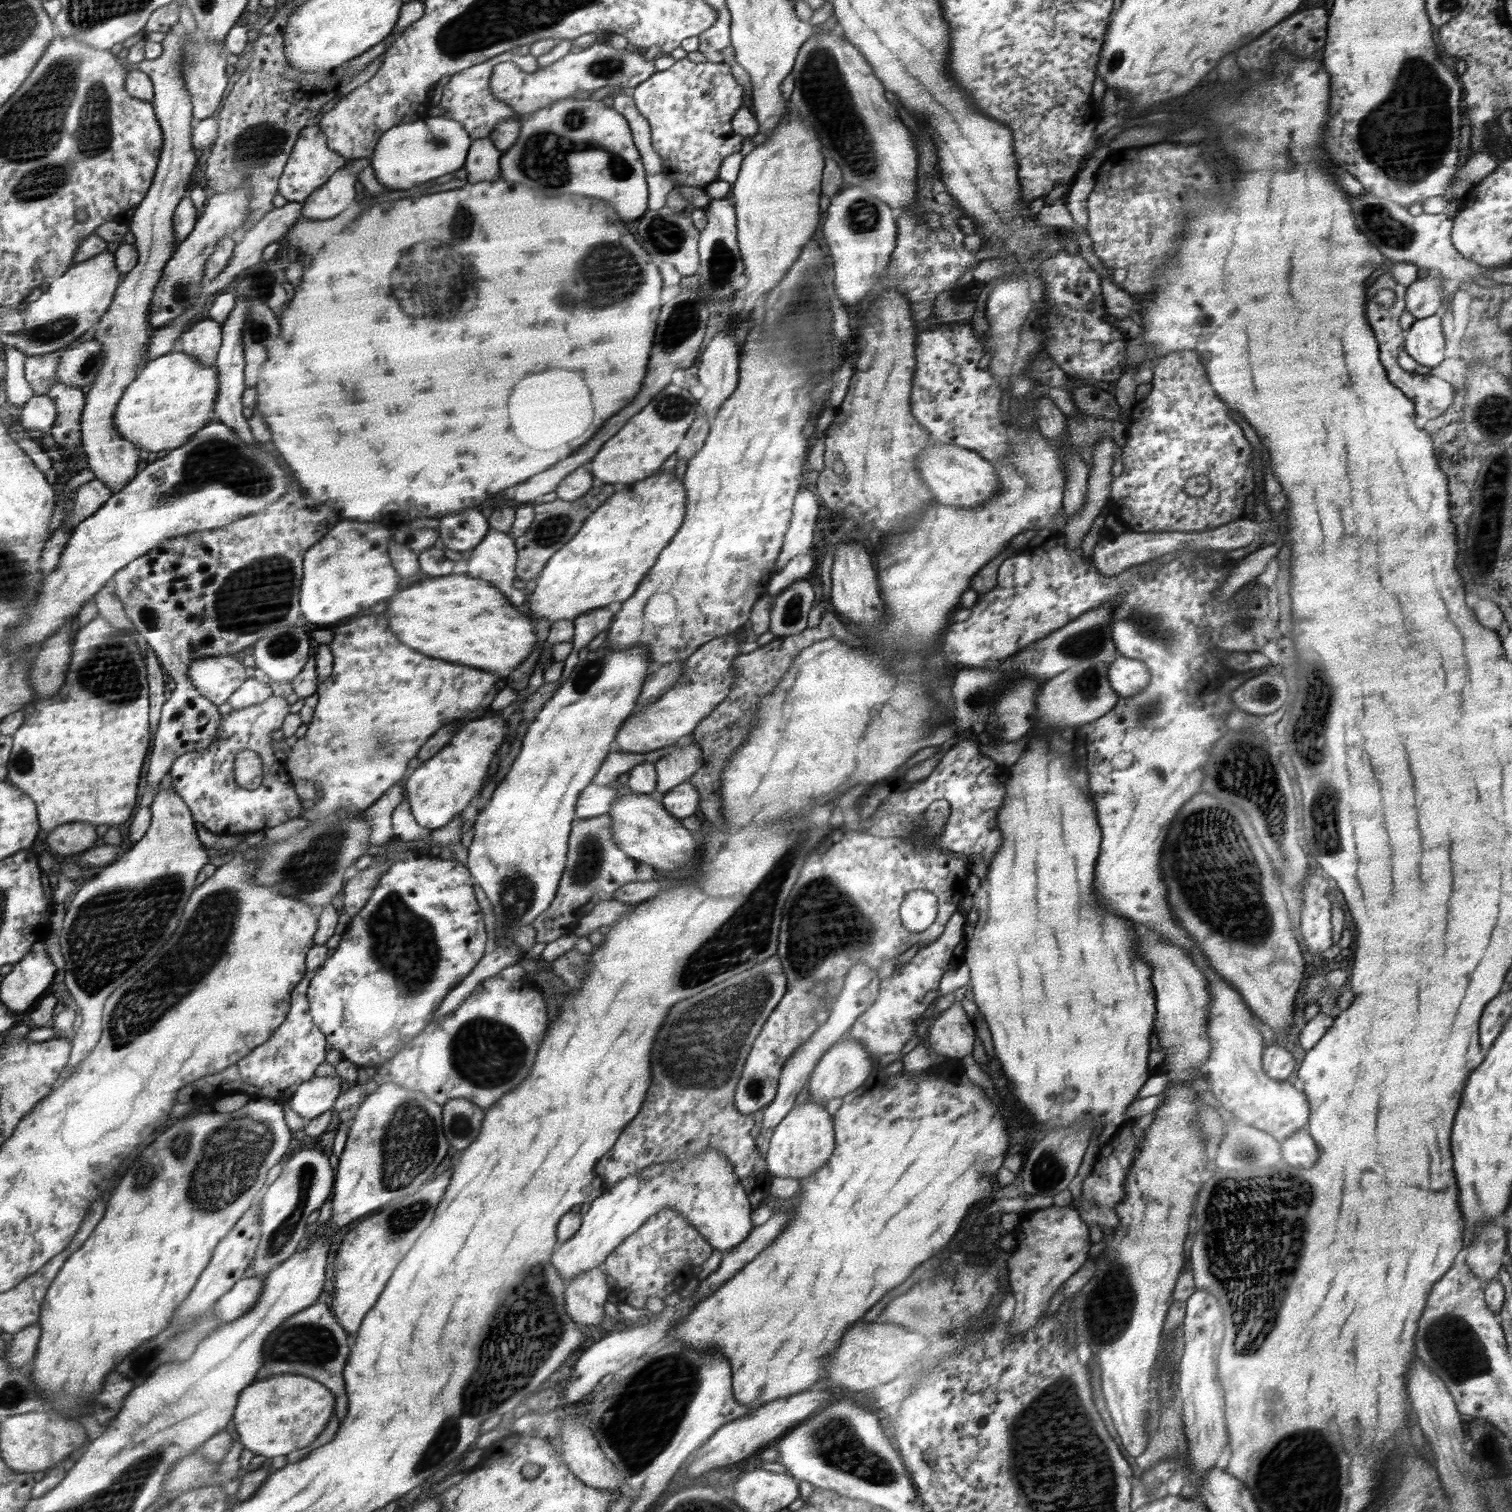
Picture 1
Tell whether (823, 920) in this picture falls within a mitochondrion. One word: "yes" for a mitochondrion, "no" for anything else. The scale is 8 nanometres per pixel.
yes

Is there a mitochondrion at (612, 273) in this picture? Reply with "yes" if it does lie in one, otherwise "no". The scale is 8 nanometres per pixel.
yes

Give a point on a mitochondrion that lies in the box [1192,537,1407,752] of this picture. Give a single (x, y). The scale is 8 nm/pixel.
(1266, 692)

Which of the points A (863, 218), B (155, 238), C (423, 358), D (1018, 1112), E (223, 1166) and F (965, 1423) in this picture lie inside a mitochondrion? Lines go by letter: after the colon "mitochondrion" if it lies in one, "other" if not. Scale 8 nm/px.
A: mitochondrion
B: other
C: other
D: other
E: mitochondrion
F: other

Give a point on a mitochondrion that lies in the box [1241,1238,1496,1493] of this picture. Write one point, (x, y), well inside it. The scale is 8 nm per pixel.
(1452, 1344)

